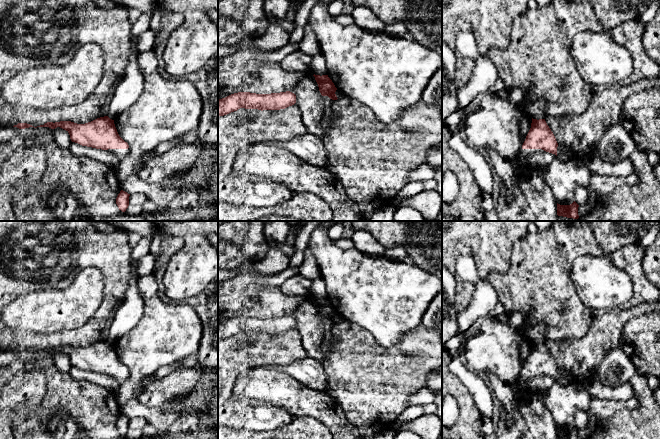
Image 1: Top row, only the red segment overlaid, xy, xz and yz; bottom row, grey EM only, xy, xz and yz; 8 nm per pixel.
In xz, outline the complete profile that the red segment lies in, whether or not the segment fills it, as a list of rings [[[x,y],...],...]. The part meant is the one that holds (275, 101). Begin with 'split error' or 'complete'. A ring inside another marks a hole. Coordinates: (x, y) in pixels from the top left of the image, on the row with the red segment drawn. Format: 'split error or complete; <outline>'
complete; [[[290,91],[256,94],[238,92],[218,100],[218,116],[224,116],[240,108],[258,110],[280,110],[296,103],[296,95]]]

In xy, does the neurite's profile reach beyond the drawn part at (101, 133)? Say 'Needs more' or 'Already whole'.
Needs more

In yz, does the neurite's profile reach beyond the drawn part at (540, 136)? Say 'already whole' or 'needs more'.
needs more

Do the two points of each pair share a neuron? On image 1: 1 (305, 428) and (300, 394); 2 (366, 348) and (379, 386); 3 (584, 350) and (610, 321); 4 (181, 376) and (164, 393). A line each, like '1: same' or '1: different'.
1: different
2: same
3: same
4: same

